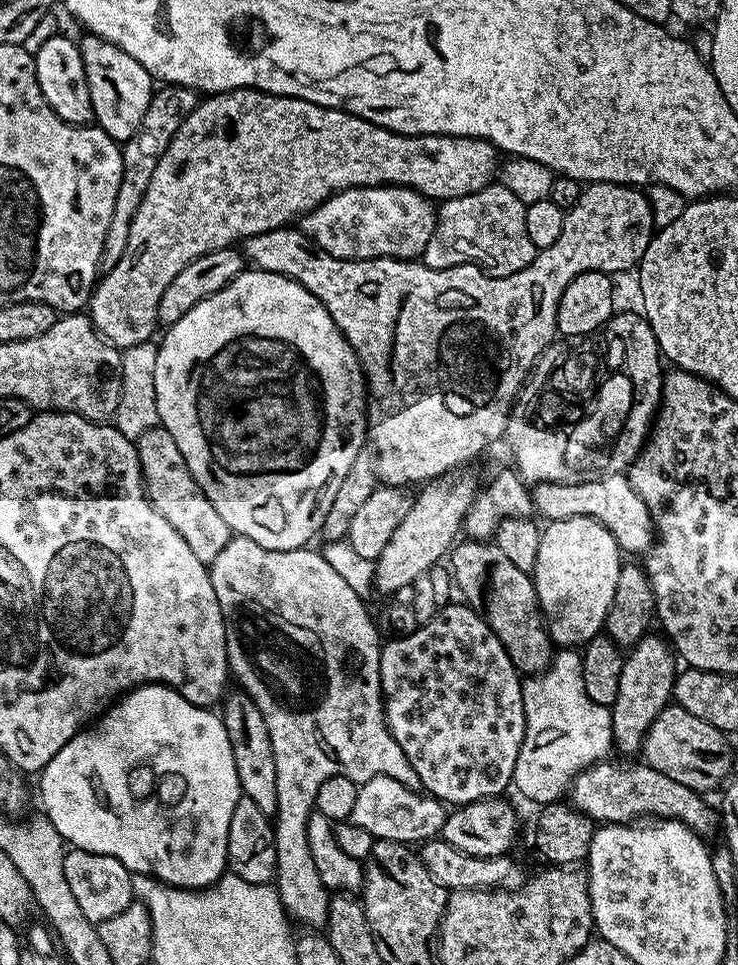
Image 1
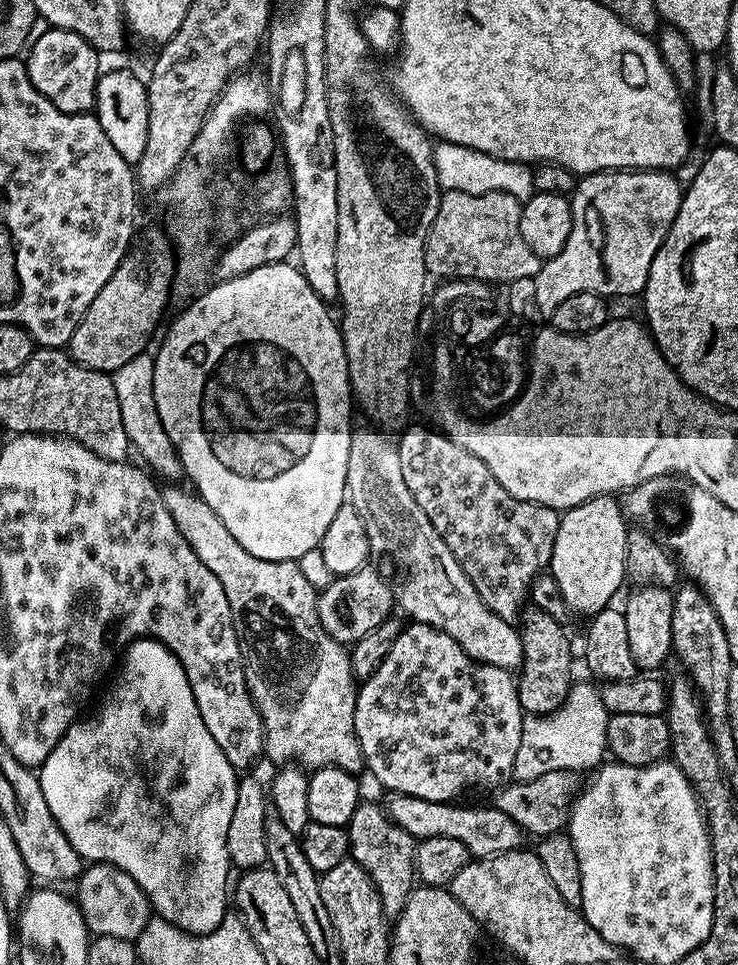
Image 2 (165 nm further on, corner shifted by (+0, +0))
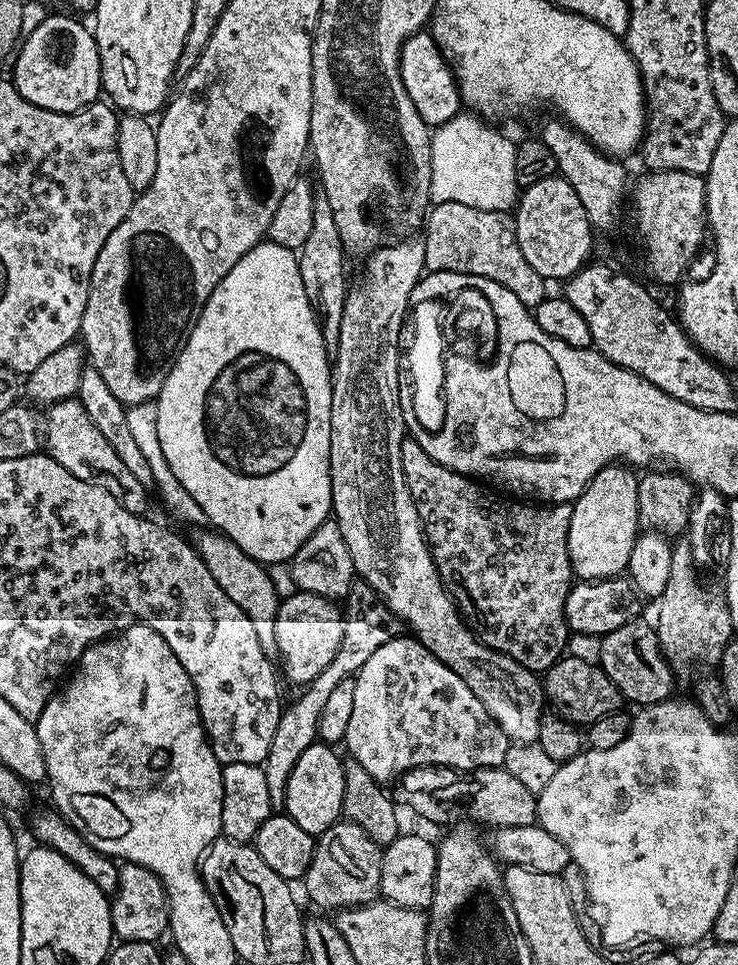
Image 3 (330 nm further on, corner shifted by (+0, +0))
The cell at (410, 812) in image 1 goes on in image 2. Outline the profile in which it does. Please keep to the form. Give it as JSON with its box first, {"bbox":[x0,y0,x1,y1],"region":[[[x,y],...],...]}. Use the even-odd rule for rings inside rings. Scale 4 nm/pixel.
{"bbox":[386,792,522,857],"region":[[[393,792],[387,797],[386,811],[388,817],[402,830],[420,840],[426,838],[458,838],[467,846],[473,857],[497,856],[503,852],[515,852],[521,847],[522,829],[514,818],[508,817],[500,808],[467,808],[461,802],[430,802],[426,798],[414,798],[410,794]]]}

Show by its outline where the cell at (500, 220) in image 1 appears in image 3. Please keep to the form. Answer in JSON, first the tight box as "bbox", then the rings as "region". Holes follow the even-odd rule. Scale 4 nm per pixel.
{"bbox":[422,202,546,310],"region":[[[442,202],[427,213],[422,239],[424,267],[428,272],[453,272],[490,278],[490,282],[506,286],[506,290],[511,290],[518,297],[518,302],[530,310],[535,310],[546,298],[544,277],[534,270],[534,266],[530,266],[530,262],[526,262],[522,246],[518,246],[516,221],[511,211],[495,212],[462,206],[462,202]]]}

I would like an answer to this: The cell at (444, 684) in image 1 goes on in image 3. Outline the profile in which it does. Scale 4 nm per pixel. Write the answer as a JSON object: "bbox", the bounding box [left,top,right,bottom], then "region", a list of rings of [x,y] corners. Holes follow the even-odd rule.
{"bbox":[343,634,510,782],"region":[[[401,634],[395,640],[386,642],[386,646],[378,646],[378,650],[374,650],[374,654],[370,654],[370,658],[366,658],[366,662],[361,666],[360,671],[356,673],[354,679],[354,710],[350,713],[350,726],[346,726],[346,734],[344,735],[343,747],[348,747],[347,755],[358,762],[358,766],[362,766],[366,770],[366,774],[370,774],[370,778],[387,782],[387,780],[395,781],[412,768],[431,768],[439,766],[441,768],[454,768],[461,774],[471,774],[478,768],[499,768],[504,763],[507,750],[510,747],[508,736],[498,726],[498,722],[494,722],[494,718],[490,718],[490,714],[486,710],[486,706],[482,706],[480,699],[474,694],[474,690],[470,690],[470,686],[466,686],[466,682],[462,682],[462,678],[458,678],[458,674],[454,674],[454,670],[450,670],[450,666],[446,666],[437,656],[430,654],[430,650],[426,650],[426,646],[411,635]]]}

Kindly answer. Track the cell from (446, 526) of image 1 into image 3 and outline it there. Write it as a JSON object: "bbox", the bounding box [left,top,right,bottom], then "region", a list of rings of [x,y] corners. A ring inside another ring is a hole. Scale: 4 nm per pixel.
{"bbox":[275,591,344,686],"region":[[[297,591],[277,605],[275,638],[277,655],[282,660],[282,674],[294,684],[306,686],[334,660],[344,637],[341,607],[324,596]]]}

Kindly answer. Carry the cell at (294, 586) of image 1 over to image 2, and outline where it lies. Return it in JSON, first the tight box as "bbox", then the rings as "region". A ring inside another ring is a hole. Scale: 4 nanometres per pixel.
{"bbox":[163,486,365,774],"region":[[[180,486],[163,489],[164,505],[166,510],[170,510],[170,518],[174,518],[174,526],[178,526],[178,534],[186,538],[190,550],[194,550],[202,566],[206,566],[206,570],[222,582],[222,590],[226,590],[246,686],[264,723],[263,755],[269,756],[276,766],[293,763],[305,770],[341,768],[353,774],[359,773],[365,762],[354,730],[358,681],[352,674],[349,649],[329,636],[321,624],[317,588],[303,577],[297,561],[254,558],[254,554],[238,546],[234,534],[222,526],[222,518],[210,510],[201,496],[176,487]]]}

